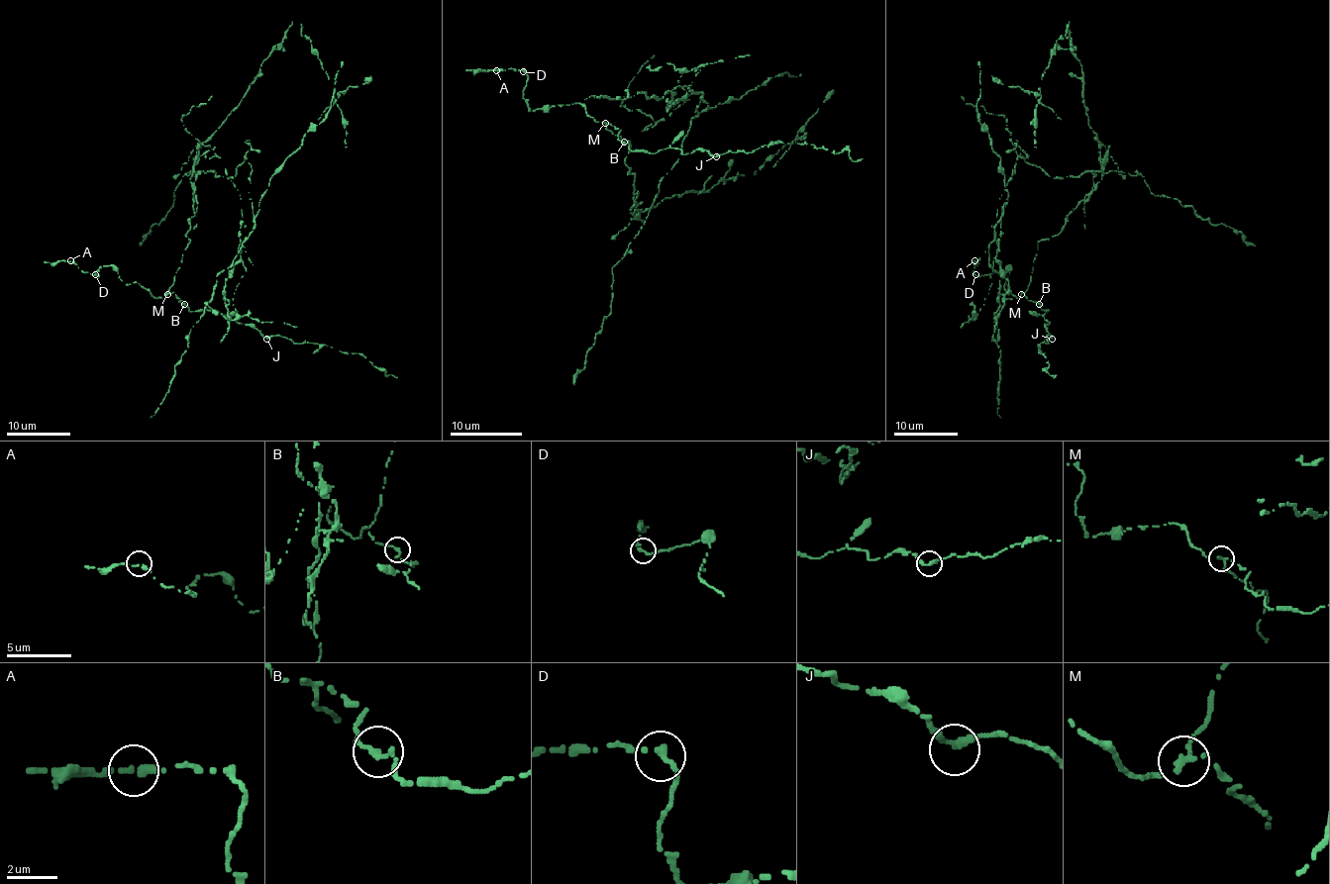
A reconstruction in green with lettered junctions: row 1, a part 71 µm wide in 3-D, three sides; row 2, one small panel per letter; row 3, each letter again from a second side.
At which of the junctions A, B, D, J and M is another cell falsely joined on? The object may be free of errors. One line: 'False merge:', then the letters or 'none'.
False merge: M

